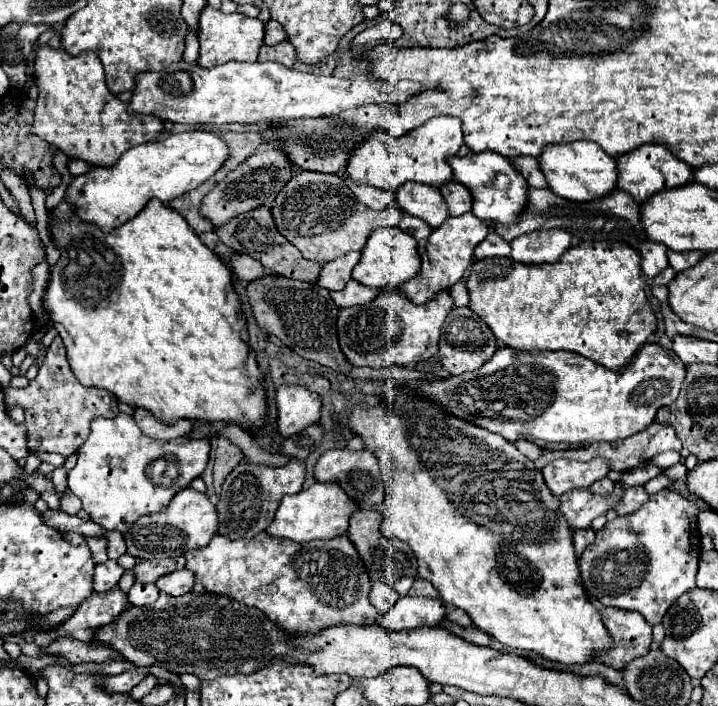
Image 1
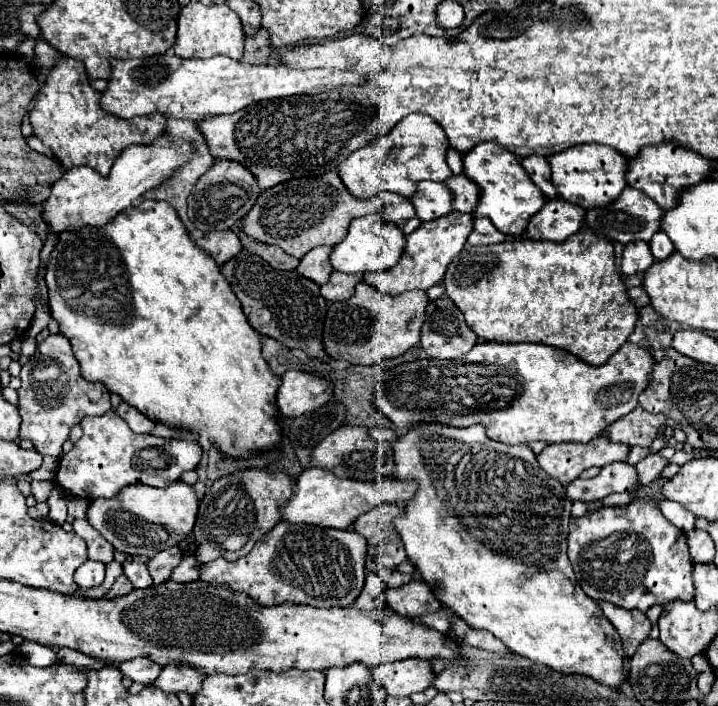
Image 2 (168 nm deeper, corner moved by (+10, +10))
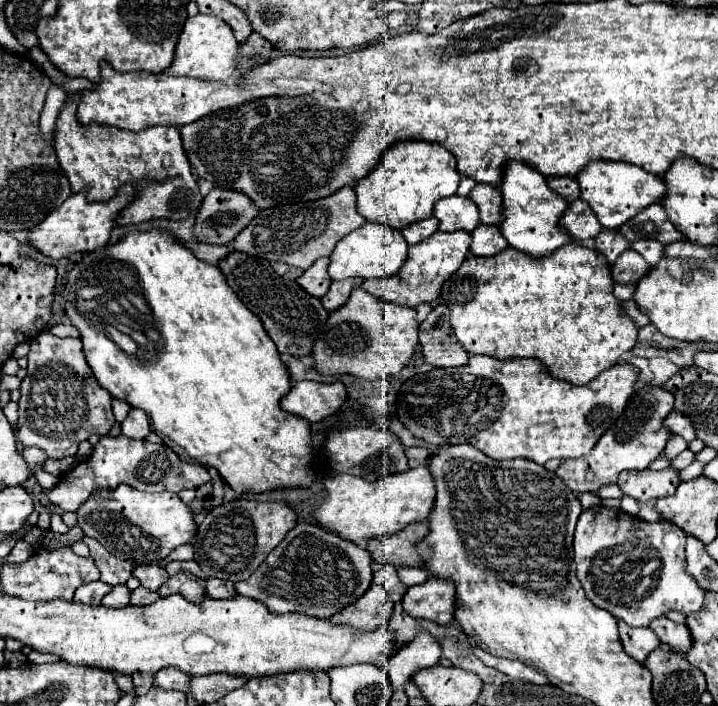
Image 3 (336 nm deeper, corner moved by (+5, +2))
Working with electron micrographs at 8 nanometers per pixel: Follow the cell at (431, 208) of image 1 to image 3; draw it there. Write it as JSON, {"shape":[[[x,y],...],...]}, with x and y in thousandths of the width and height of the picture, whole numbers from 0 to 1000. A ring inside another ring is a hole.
{"shape":[[[630,276],[618,279],[604,290],[604,307],[610,310],[613,327],[660,327],[666,313],[666,296],[660,296],[660,288],[652,279]]]}

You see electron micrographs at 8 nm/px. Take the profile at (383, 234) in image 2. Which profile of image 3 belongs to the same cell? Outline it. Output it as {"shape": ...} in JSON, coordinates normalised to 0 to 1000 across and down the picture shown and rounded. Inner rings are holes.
{"shape":[[[507,316],[504,322],[485,330],[476,341],[471,341],[468,353],[460,361],[457,387],[462,395],[526,395],[543,392],[557,384],[563,370],[568,367],[568,344],[554,324],[546,324],[532,316]]]}

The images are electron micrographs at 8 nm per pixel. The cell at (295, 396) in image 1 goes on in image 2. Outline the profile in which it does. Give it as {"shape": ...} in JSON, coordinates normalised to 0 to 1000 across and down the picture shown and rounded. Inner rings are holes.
{"shape":[[[400,525],[391,534],[391,548],[386,551],[386,576],[391,588],[414,591],[414,588],[439,582],[458,568],[458,562],[464,559],[464,545],[458,545],[453,557],[436,559],[428,548],[436,537],[439,531],[430,531],[422,525]]]}

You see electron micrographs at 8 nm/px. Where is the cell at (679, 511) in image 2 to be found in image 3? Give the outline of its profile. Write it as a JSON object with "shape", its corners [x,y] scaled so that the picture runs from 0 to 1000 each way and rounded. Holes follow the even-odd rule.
{"shape":[[[897,712],[897,715],[891,715],[889,732],[900,735],[900,738],[919,738],[919,735],[922,735],[922,729],[914,724],[914,718],[911,718],[908,712]]]}

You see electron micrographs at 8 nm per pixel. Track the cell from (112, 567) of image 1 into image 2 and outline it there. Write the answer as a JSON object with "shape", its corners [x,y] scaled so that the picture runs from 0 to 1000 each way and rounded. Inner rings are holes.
{"shape":[[[118,795],[113,800],[113,806],[104,809],[104,826],[110,829],[110,834],[127,834],[143,826],[146,817],[146,800],[138,795]]]}

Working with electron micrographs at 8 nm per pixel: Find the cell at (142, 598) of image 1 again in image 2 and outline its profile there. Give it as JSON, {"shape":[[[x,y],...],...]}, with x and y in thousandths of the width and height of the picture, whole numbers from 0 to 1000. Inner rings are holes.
{"shape":[[[177,795],[171,800],[171,806],[174,806],[174,814],[180,817],[180,823],[185,826],[188,834],[202,834],[202,831],[213,829],[202,797],[196,797],[196,795]]]}

